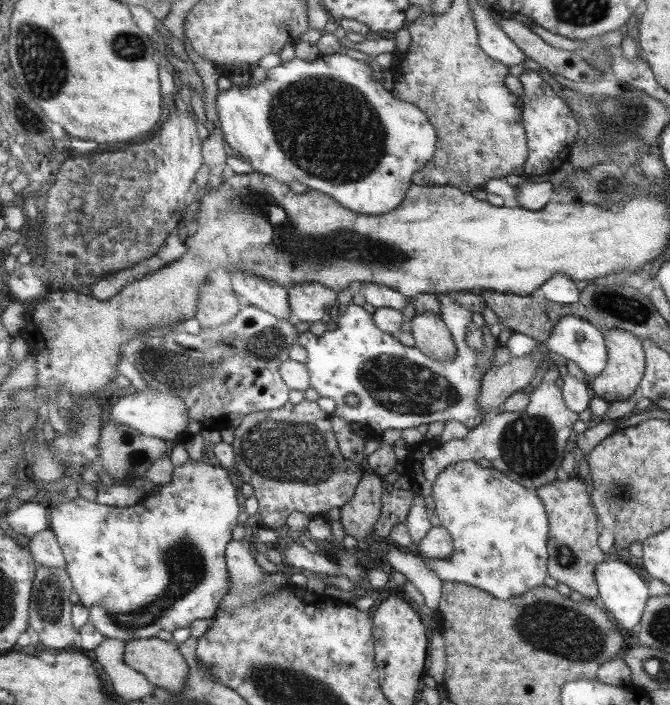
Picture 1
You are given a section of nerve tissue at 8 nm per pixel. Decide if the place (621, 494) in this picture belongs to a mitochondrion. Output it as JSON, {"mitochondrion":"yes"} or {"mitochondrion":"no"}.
{"mitochondrion":"yes"}

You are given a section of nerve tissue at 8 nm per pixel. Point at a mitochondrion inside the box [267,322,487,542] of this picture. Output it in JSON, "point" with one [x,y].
{"point":[403,386]}

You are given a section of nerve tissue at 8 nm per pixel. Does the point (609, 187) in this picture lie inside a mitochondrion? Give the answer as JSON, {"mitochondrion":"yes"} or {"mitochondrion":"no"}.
{"mitochondrion":"yes"}

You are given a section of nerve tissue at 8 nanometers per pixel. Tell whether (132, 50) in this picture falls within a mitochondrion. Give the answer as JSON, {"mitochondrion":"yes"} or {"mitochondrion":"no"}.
{"mitochondrion":"yes"}

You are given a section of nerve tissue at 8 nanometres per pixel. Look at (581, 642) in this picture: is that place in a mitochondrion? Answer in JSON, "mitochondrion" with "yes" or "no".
{"mitochondrion":"yes"}

